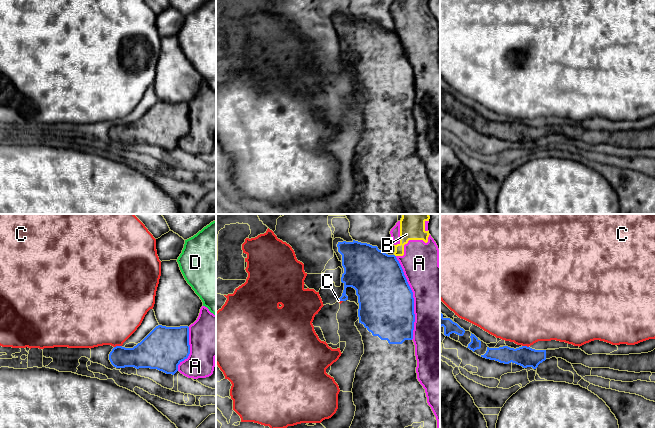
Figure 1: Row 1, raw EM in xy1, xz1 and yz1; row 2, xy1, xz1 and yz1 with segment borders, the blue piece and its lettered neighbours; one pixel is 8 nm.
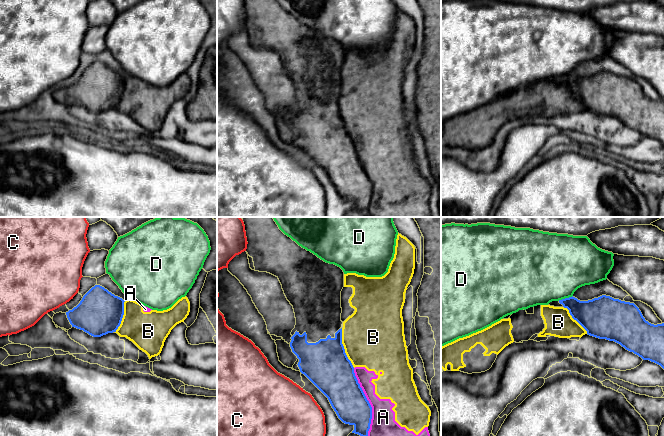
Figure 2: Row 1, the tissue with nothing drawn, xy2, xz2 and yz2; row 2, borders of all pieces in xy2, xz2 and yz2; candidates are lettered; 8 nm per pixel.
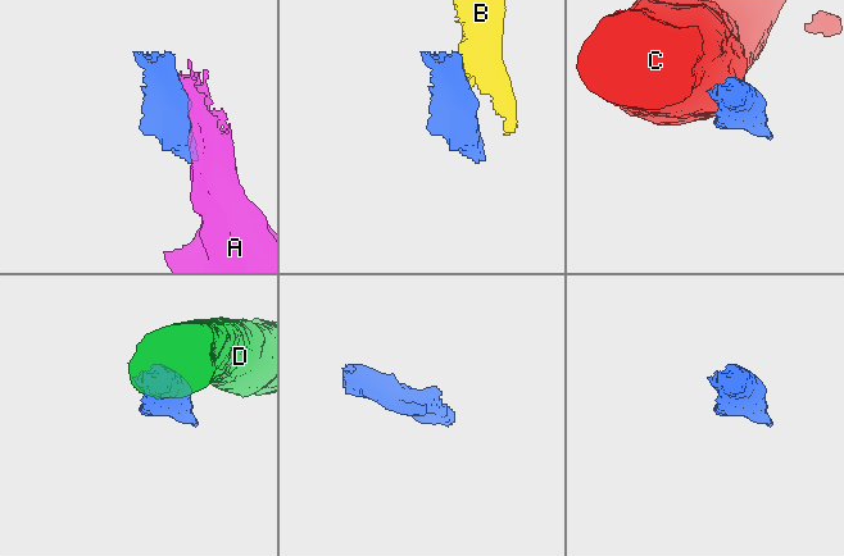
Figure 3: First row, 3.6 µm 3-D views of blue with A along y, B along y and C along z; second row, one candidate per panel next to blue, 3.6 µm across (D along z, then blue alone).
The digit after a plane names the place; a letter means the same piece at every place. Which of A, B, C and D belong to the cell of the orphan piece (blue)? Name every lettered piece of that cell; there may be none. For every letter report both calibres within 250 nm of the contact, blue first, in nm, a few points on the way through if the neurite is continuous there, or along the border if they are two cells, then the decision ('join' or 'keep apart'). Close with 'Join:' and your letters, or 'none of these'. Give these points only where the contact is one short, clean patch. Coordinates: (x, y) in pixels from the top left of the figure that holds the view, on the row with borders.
A: 440 nm thick on the blue side, 420 nm on the other; keep apart
B: 360 nm thick on the blue side, 480 nm on the other; border along xz2 (341, 328), (341, 343), (347, 358), (354, 367); keep apart
C: 220 nm thick on the blue side, 460 nm on the other; border along xy1 (121, 345), (114, 347); keep apart
D: 240 nm thick on the blue side, 500 nm on the other; border along yz2 (572, 295), (558, 300); keep apart
Join: none of these

